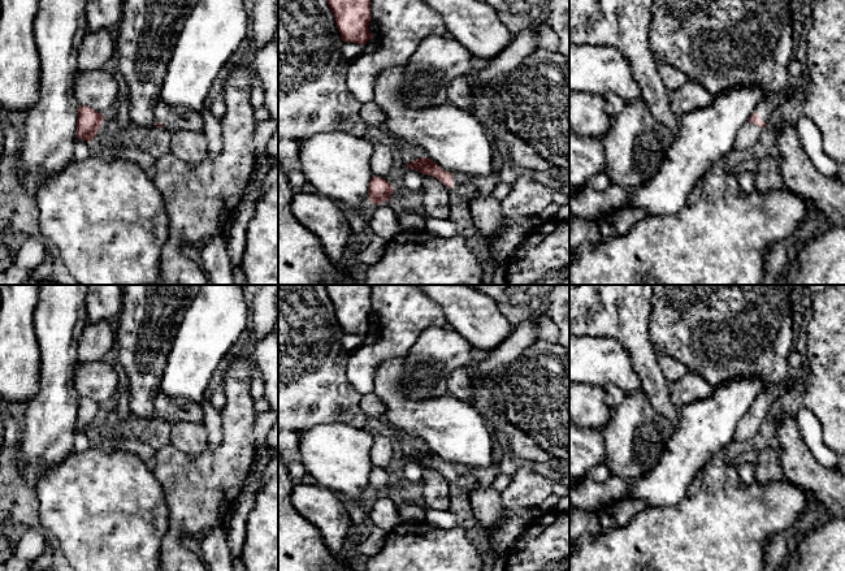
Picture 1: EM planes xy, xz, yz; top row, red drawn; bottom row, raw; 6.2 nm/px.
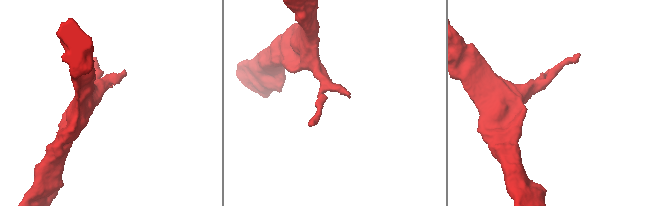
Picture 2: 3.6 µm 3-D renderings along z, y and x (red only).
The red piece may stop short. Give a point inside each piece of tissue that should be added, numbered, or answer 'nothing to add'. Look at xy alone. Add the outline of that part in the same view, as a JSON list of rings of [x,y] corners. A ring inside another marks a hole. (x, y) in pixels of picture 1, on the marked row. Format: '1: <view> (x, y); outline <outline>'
1: xy (173, 119); outline [[[160,100],[155,108],[156,121],[170,131],[191,130],[198,131],[203,127],[203,120],[199,113],[187,108],[173,108],[168,103]]]

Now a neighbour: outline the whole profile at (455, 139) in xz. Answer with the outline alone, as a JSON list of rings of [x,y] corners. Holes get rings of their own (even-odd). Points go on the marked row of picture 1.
[[[390,66],[380,72],[373,83],[373,101],[386,113],[384,129],[395,139],[424,152],[425,157],[452,173],[459,172],[469,177],[491,177],[494,159],[490,135],[474,114],[446,103],[441,107],[413,109],[406,105],[402,96],[404,70]]]

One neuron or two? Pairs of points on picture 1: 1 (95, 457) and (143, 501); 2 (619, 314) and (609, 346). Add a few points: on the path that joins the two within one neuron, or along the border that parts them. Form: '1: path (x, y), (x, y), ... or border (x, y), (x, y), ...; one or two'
1: path (107, 468), (131, 493); one
2: border (583, 336), (614, 337), (627, 351), (631, 360); two

